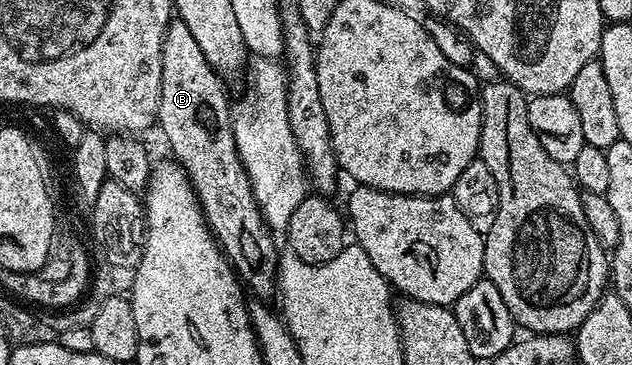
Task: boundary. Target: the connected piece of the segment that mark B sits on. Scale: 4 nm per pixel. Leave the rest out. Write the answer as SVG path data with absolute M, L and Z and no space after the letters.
M171 20L162 44L162 82L156 118L157 128L162 128L162 133L166 136L171 151L174 152L171 153L173 160L182 166L190 186L198 194L198 202L203 215L206 216L206 224L210 226L215 241L226 254L226 260L230 262L238 281L258 296L255 298L270 299L266 297L273 298L276 293L280 249L274 246L275 234L262 218L246 168L238 154L234 138L232 103L226 99L226 89L222 84L224 84L223 78L215 73L208 59L204 59L204 51L200 51L196 39L192 39L192 31L188 31L188 27L184 27L182 21Z

